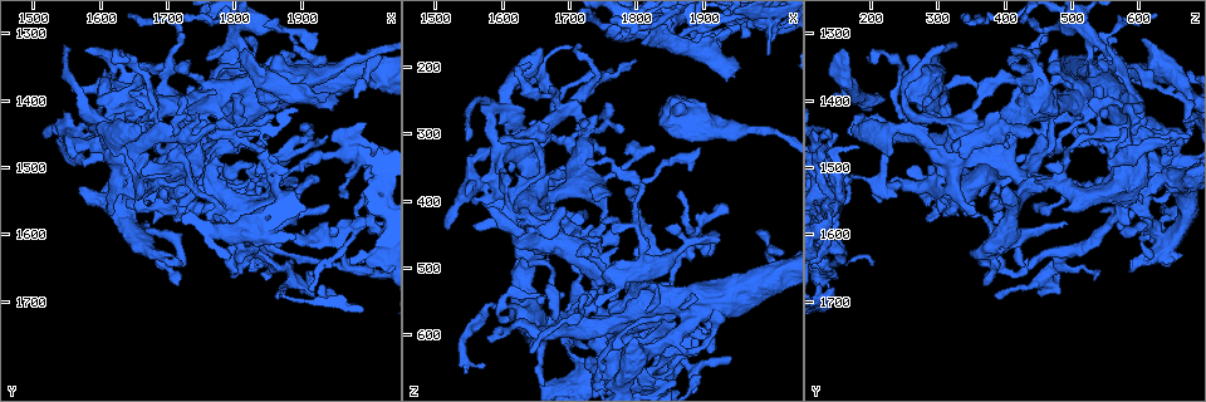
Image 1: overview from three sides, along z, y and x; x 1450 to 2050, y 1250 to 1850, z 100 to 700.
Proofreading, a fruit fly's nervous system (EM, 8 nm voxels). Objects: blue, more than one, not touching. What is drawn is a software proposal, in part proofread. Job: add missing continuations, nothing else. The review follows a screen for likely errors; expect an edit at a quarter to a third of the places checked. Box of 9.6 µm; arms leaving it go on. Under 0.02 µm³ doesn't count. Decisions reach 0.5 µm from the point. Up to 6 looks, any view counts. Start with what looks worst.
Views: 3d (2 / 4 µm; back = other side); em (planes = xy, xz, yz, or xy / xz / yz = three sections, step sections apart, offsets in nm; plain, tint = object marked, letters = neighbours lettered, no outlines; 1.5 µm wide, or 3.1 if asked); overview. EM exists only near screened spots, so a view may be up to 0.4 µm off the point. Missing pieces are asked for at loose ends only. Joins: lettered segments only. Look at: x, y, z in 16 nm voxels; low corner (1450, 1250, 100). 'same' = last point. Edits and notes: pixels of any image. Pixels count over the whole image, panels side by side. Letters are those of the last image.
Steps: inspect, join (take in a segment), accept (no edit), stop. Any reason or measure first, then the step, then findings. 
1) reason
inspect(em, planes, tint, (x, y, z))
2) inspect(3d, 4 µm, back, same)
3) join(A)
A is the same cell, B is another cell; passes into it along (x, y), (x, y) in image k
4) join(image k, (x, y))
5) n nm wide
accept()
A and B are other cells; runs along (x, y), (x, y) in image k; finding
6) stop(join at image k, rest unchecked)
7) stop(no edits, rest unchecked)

inspect(3d, 2 µm, (1960, 1400, 205))

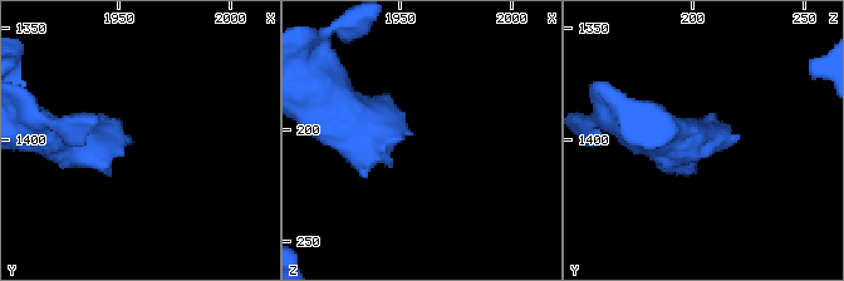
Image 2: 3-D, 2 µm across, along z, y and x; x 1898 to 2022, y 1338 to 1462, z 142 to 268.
inspect(em, yz, step 4, letters, (1957, 1401, 203))

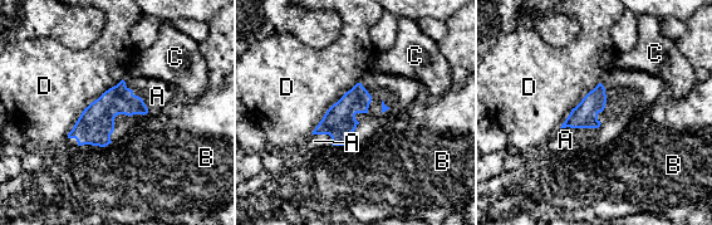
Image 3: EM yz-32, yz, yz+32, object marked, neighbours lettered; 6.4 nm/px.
another direction
inspect(em, planes, letters, same)

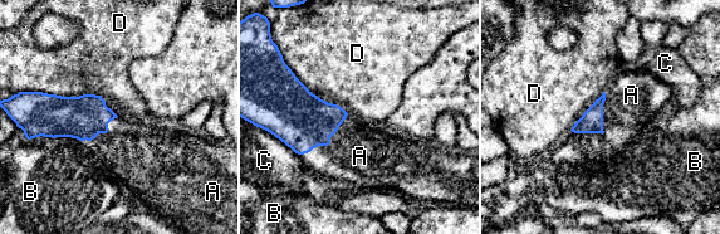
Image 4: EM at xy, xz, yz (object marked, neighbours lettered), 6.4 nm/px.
D touches over 460 nm
join(A)
A is the same cell, B, C and D are other cells; passes into it along (299, 118), (328, 144), (360, 156) in image 4; the neuron continues

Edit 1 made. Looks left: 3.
tapers out
inspect(3d, 2 µm, (1725, 1390, 285))

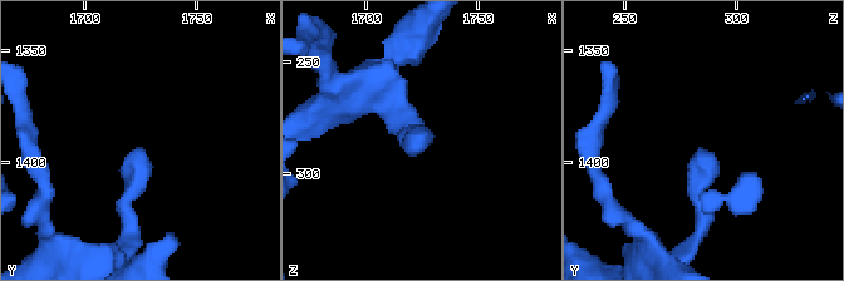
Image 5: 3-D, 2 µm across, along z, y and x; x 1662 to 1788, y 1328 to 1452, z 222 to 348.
shape alone is not enough
inspect(em, planes, letters, (1724, 1391, 285))

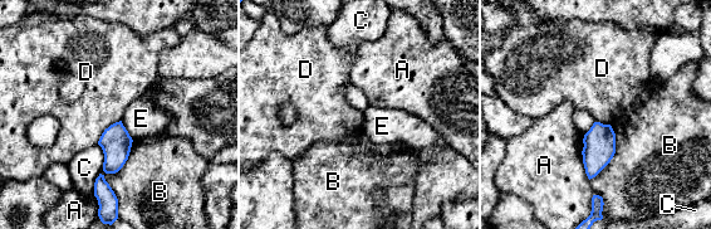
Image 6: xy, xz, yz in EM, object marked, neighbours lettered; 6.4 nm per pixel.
190 nm wide
accept()
A, B, C, D and E are other cells; border along (121, 120), (111, 123), (97, 144) in image 6; no lettered segment goes on from it

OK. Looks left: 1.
stop(join at image 4, rest unchecked)

